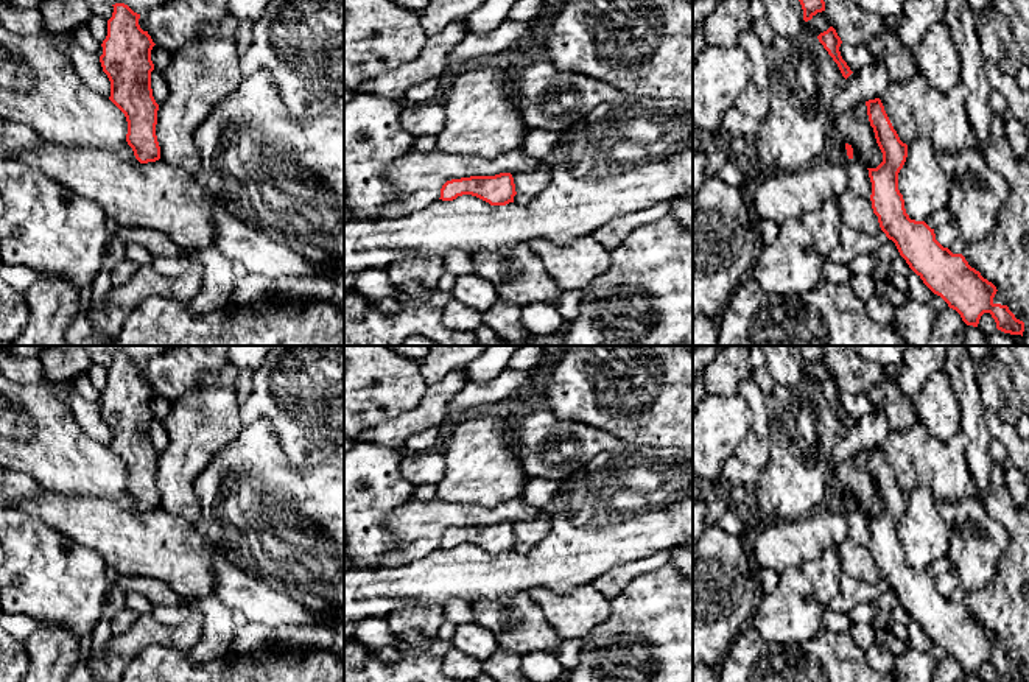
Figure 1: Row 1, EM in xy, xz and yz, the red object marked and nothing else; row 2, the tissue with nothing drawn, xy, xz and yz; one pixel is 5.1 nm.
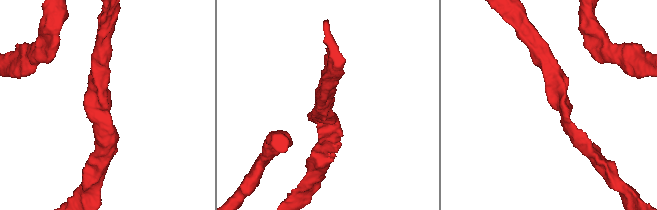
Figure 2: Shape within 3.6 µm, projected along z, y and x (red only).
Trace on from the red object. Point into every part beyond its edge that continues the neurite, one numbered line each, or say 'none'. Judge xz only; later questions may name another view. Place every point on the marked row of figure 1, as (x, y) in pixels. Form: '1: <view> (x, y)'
none

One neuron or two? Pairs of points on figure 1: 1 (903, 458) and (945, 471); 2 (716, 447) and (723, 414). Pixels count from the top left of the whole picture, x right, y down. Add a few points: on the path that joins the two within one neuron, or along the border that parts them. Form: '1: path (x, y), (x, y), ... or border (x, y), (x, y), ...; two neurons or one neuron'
1: path (914, 457), (934, 463); one neuron
2: path (716, 439), (716, 427), (721, 422); one neuron

